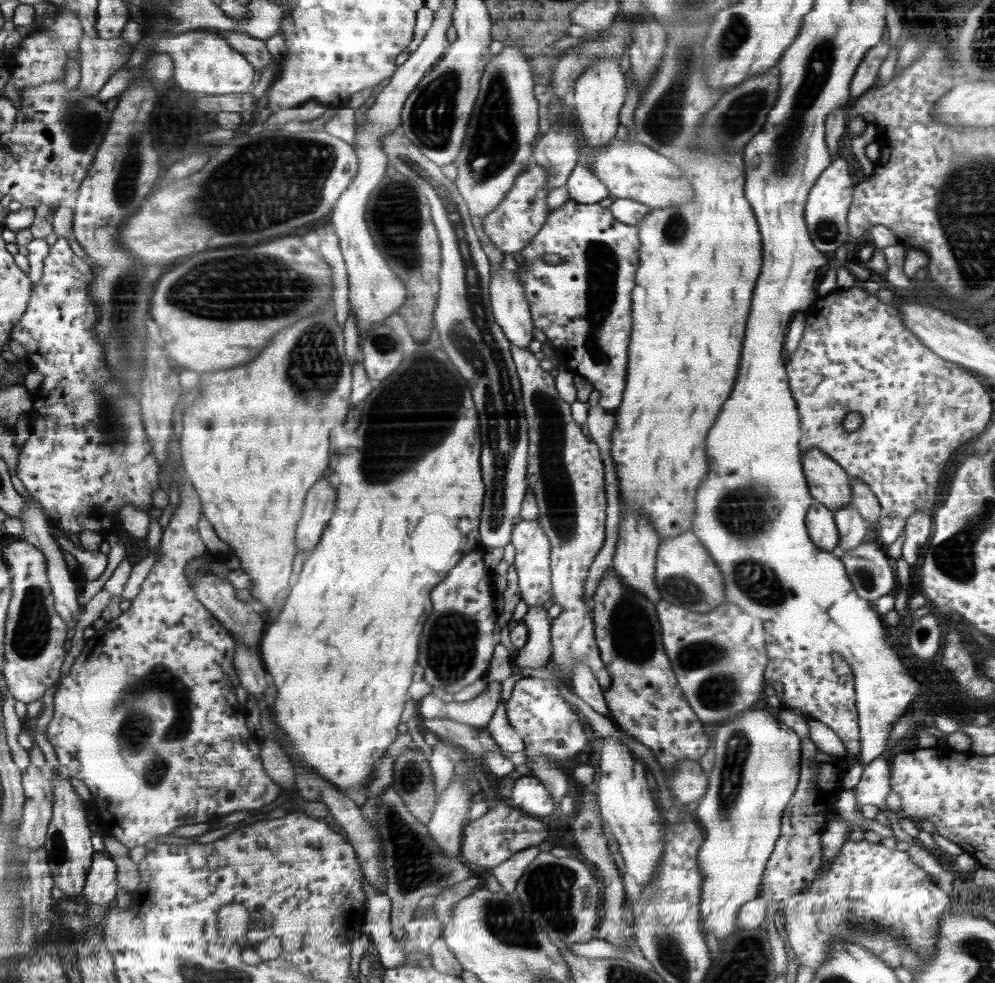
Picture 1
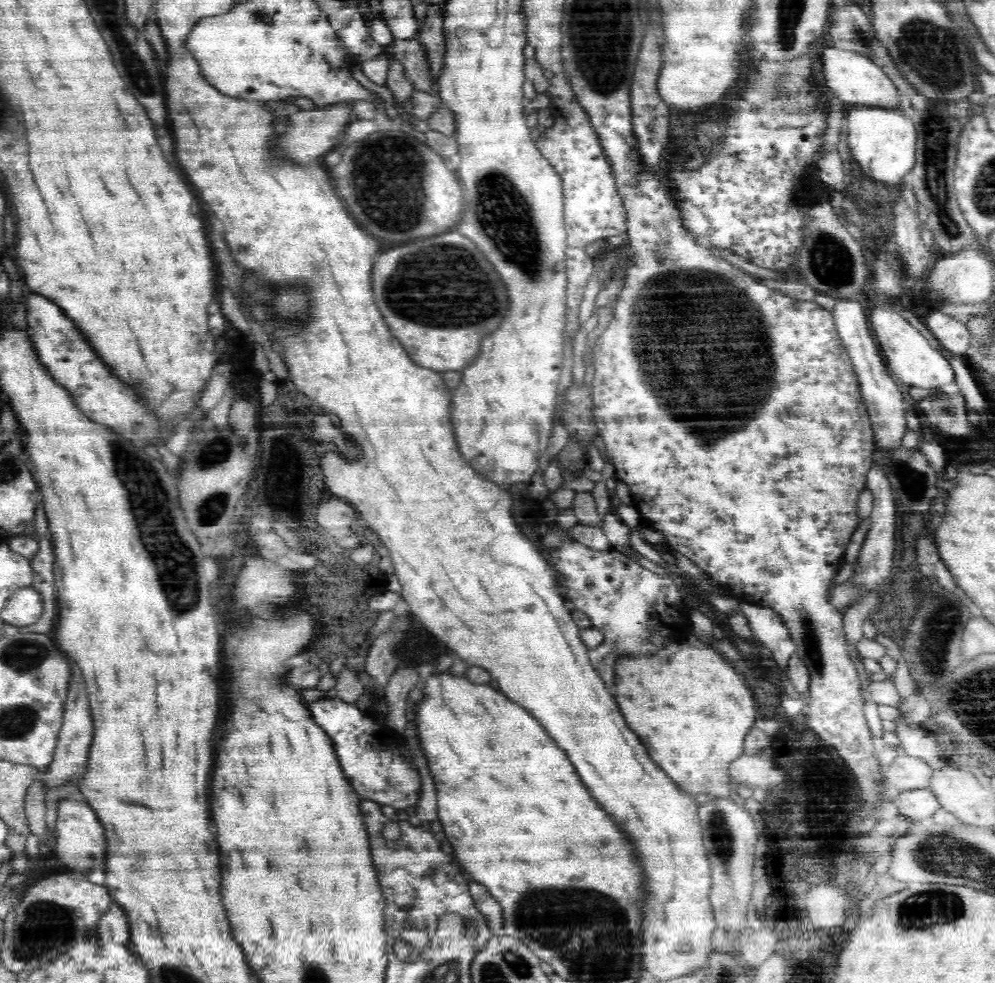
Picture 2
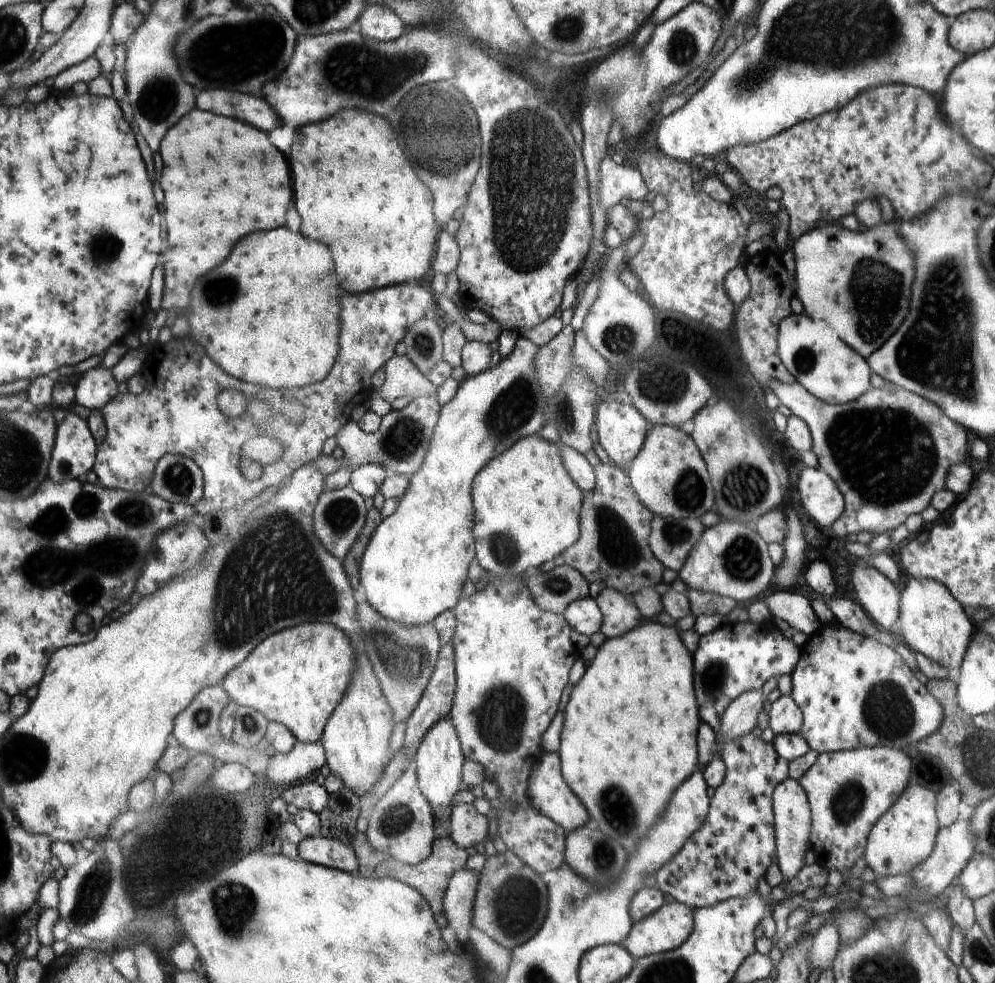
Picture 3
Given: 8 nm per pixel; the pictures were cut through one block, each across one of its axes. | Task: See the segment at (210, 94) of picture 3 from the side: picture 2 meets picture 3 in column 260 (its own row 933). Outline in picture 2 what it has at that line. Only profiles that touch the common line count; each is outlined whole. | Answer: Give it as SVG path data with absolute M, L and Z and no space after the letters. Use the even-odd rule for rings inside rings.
M112 901L110 910L103 914L98 921L96 936L102 943L128 944L130 942L130 927L128 926L126 912L122 907Z

